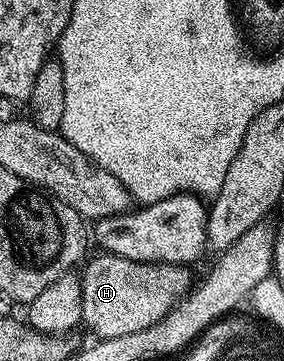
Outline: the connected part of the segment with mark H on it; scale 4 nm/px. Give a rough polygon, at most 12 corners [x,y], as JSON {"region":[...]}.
{"region":[[100,251],[79,274],[83,328],[156,325],[193,284],[182,265]]}

